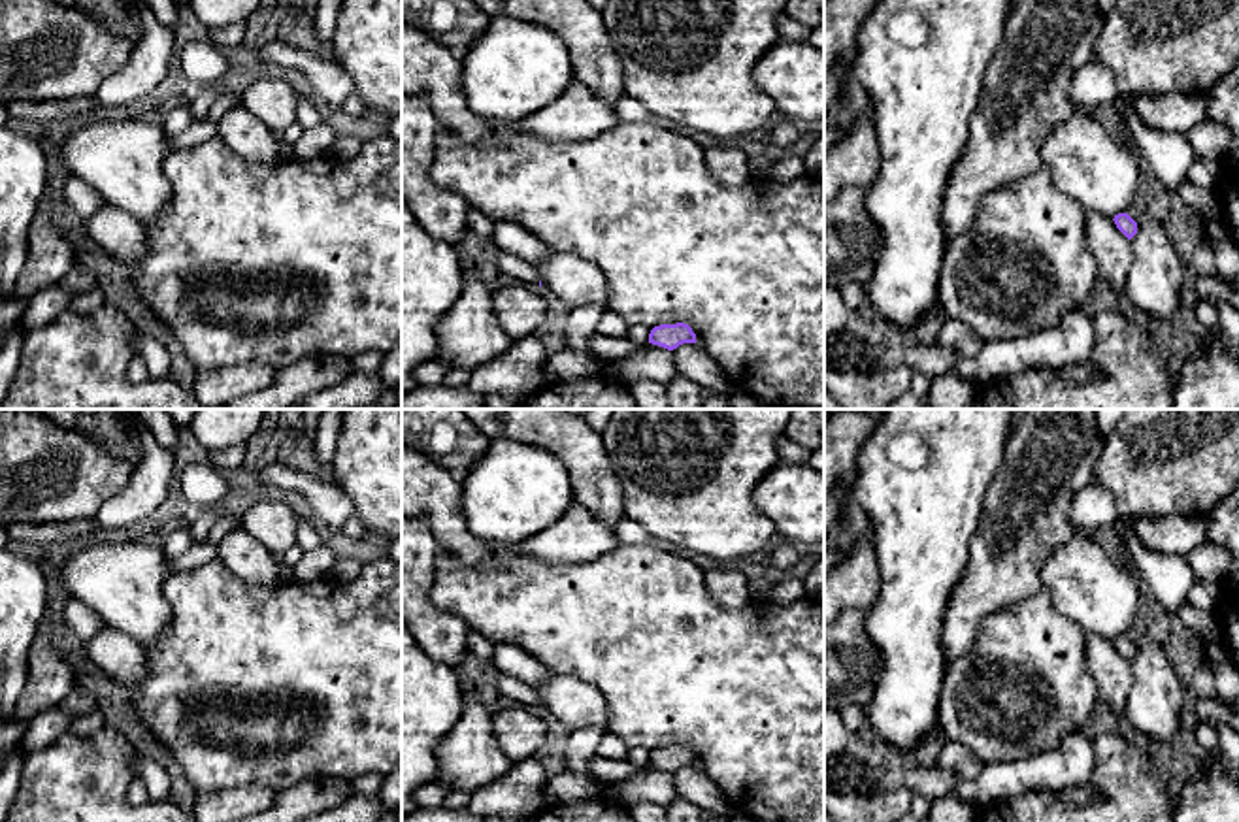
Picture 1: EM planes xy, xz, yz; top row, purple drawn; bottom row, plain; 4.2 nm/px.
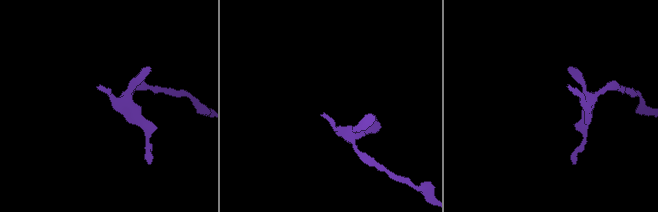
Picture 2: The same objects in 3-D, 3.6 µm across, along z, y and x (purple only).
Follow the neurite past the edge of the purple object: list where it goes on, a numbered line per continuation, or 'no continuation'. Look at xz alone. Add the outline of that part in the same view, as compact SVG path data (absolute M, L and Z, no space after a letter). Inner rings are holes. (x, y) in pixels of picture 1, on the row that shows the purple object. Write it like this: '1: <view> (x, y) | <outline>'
1: xz (527, 274) | M504 251L496 253L494 268L517 279L520 285L539 288L541 275L536 266Z

